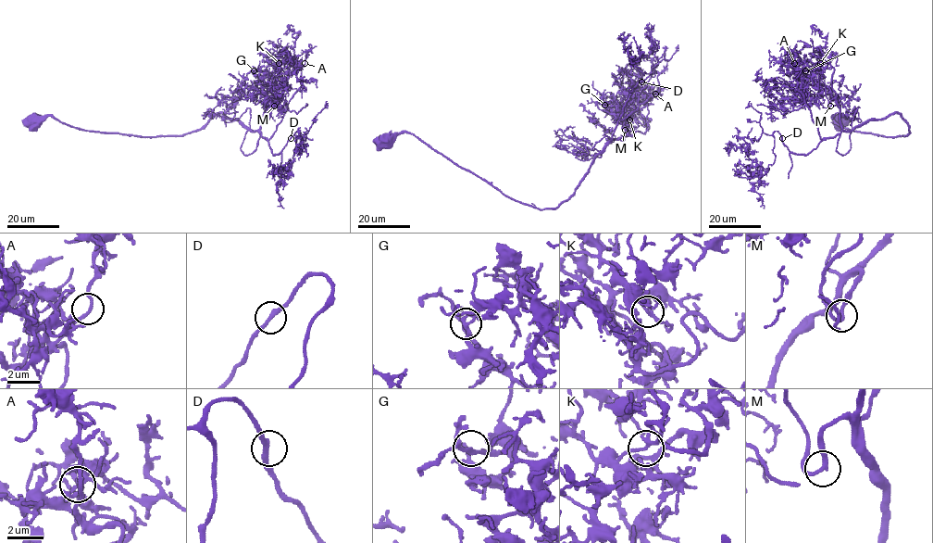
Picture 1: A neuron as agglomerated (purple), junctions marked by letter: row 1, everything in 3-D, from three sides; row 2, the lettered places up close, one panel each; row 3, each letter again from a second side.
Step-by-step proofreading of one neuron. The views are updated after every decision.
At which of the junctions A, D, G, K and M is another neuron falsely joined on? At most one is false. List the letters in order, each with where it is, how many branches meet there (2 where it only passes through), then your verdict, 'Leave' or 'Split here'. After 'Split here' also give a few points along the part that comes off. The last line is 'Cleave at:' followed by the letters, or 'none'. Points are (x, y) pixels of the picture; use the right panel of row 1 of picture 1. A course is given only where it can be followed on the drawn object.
A: Place: (794, 63). Branches: 2. Leave
D: Place: (782, 138). Branches: 2. Leave
G: Place: (805, 70). Branches: 2. Leave
K: Place: (820, 63). Branches: 2. Leave
M: Place: (830, 106). Branches: 2. Leave
Cleave at: none

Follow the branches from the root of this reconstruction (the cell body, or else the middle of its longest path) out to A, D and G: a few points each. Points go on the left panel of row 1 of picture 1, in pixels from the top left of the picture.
A: (32, 119), (53, 116), (86, 131), (177, 136), (221, 113), (268, 139), (302, 84), (304, 63)
D: (32, 119), (53, 116), (86, 131), (177, 136), (199, 131), (221, 113), (258, 131), (273, 155), (291, 138)
G: (32, 119), (53, 116), (86, 131), (177, 136), (199, 131), (221, 113), (257, 131), (297, 56), (254, 70)

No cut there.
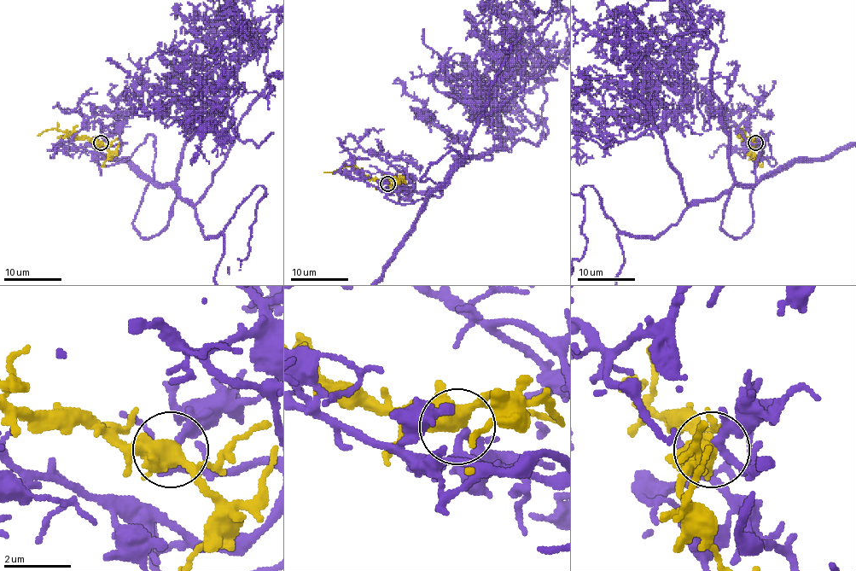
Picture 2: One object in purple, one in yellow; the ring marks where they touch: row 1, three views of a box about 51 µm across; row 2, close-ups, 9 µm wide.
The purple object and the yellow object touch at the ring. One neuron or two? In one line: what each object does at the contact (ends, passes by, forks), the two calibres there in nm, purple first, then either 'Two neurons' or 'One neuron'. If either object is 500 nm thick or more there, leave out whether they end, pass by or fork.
At the ring purple forks. At the ring yellow forks. Thickness 200 nm (purple) against 440 nm. One neuron

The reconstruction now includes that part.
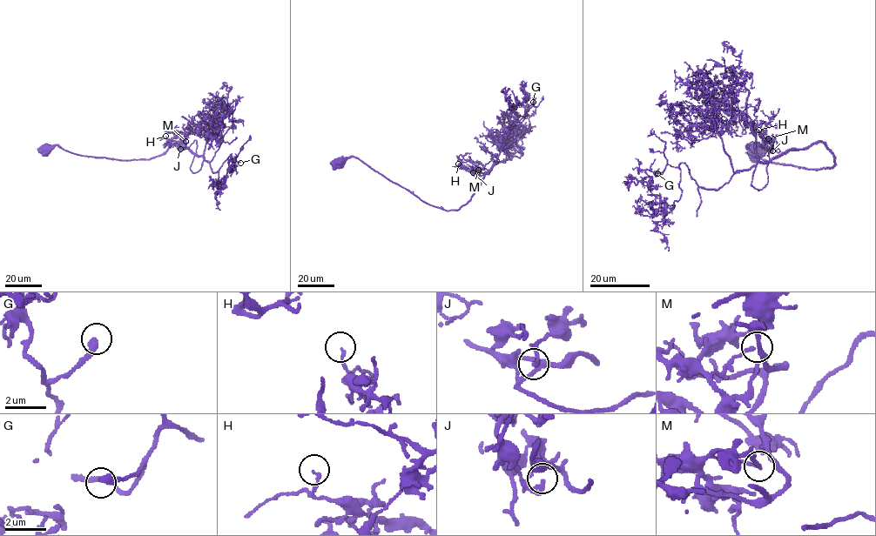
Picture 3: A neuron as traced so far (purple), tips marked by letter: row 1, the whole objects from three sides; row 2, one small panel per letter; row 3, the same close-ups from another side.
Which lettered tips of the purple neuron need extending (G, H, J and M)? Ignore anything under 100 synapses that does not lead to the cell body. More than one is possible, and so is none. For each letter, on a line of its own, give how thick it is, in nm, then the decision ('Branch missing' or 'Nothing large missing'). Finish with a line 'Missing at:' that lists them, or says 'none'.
G: Thickness 360 nm. Branch missing
H: Thickness 130 nm. Nothing large missing
J: Thickness 140 nm. Nothing large missing
M: Thickness 140 nm. Nothing large missing
Missing at: G

